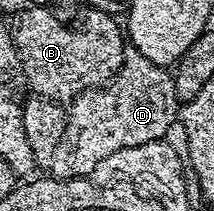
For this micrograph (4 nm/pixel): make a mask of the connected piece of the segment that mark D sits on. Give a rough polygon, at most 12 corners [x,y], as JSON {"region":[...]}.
{"region":[[133,50],[109,84],[69,101],[56,180],[163,139],[173,75]]}

